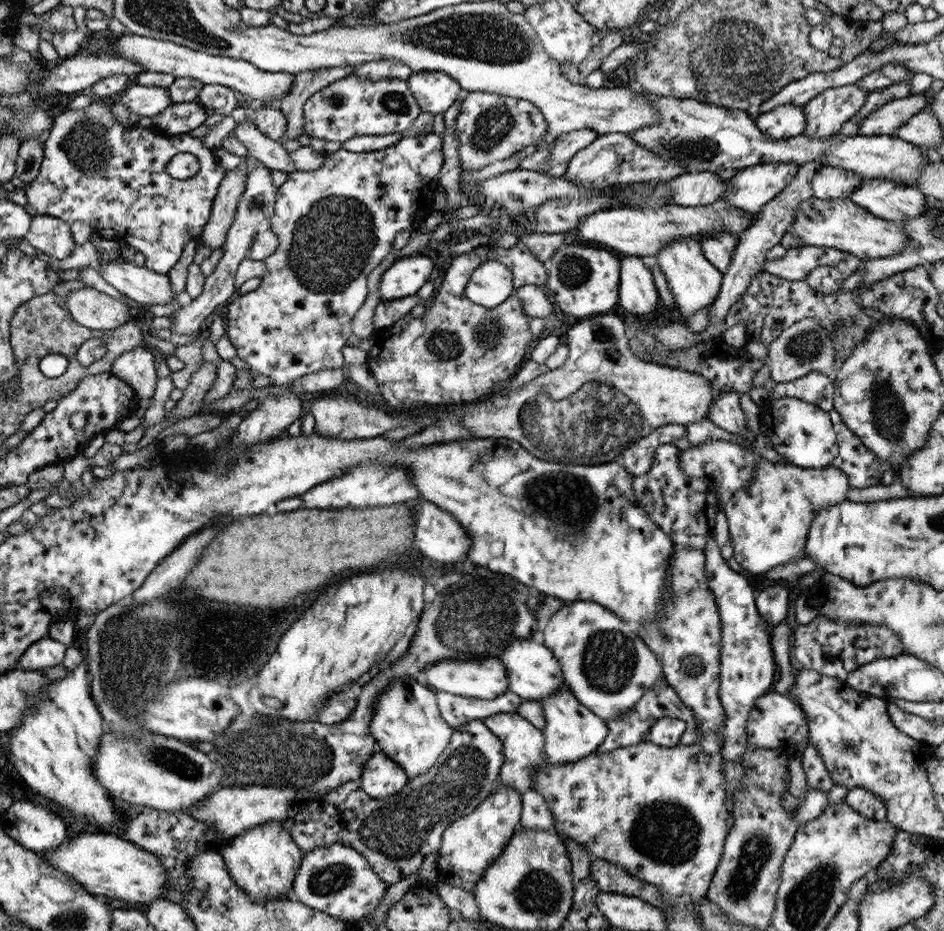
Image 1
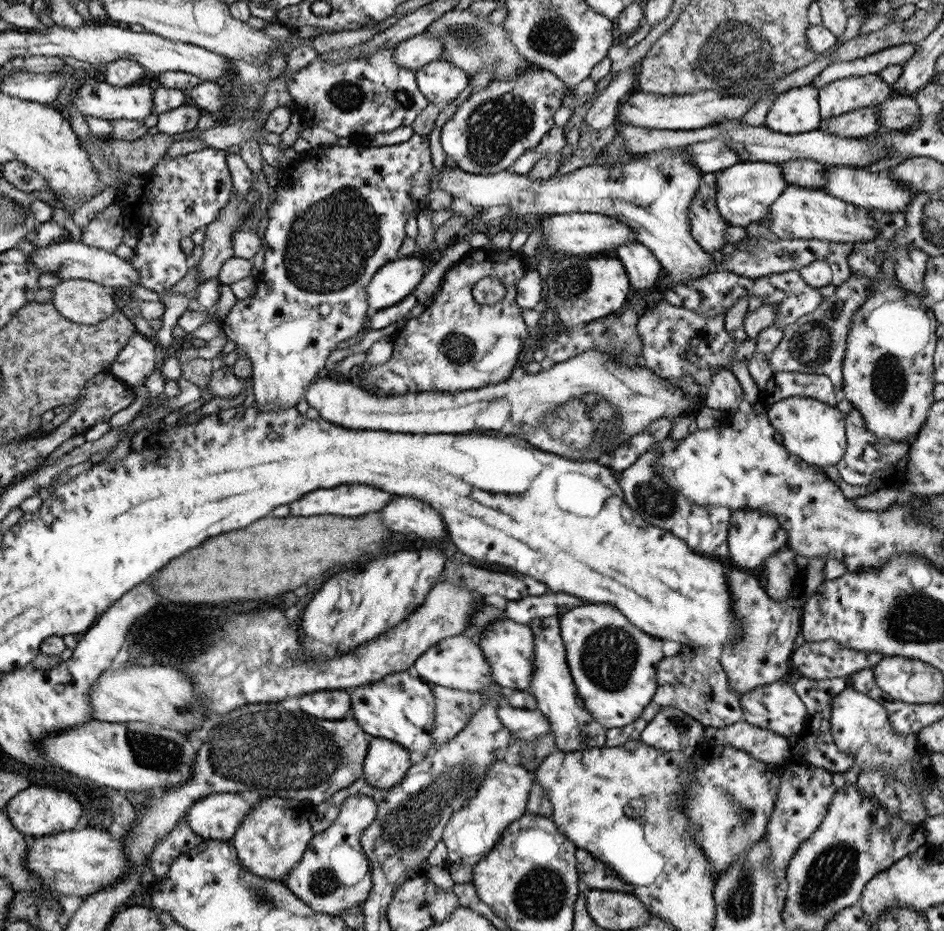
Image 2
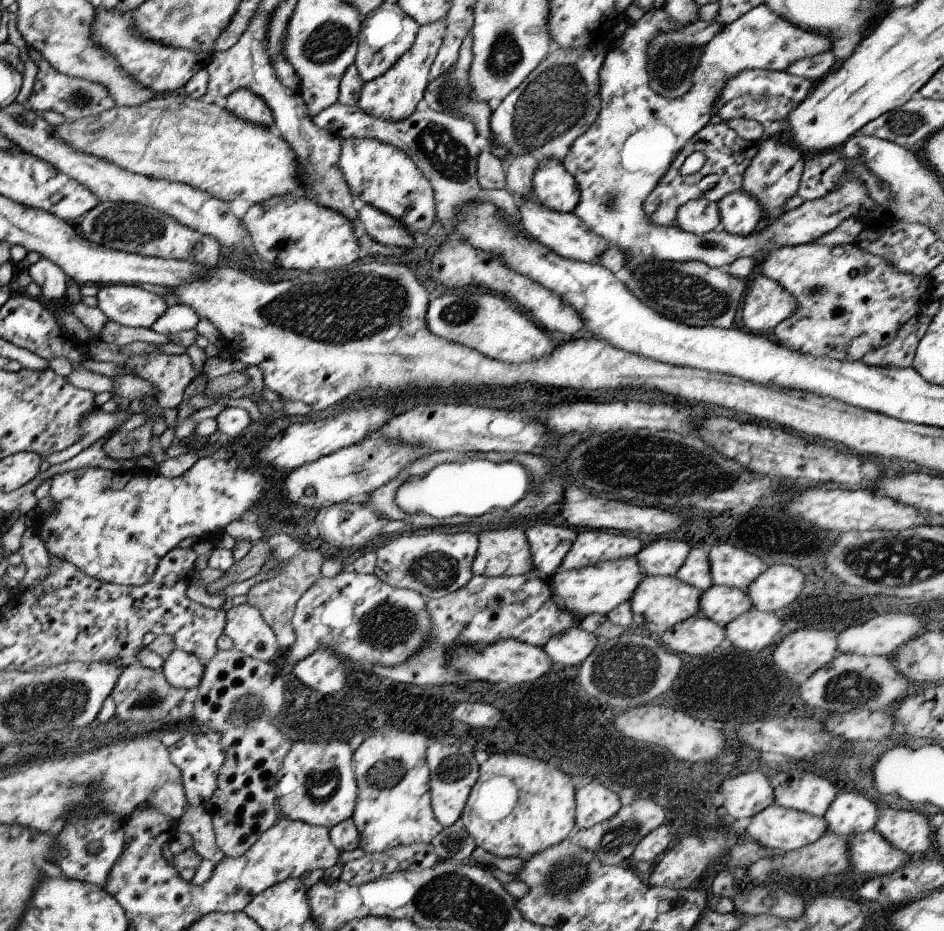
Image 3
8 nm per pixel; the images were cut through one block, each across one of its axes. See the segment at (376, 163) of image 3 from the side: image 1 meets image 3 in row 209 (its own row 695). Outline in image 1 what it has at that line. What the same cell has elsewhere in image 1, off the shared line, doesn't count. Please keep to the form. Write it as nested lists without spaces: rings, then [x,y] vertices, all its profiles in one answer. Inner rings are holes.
[[[405,674],[389,680],[385,690],[377,694],[371,710],[369,734],[375,738],[379,750],[405,770],[407,778],[415,778],[433,768],[435,760],[449,744],[453,730],[439,714],[435,690]]]

